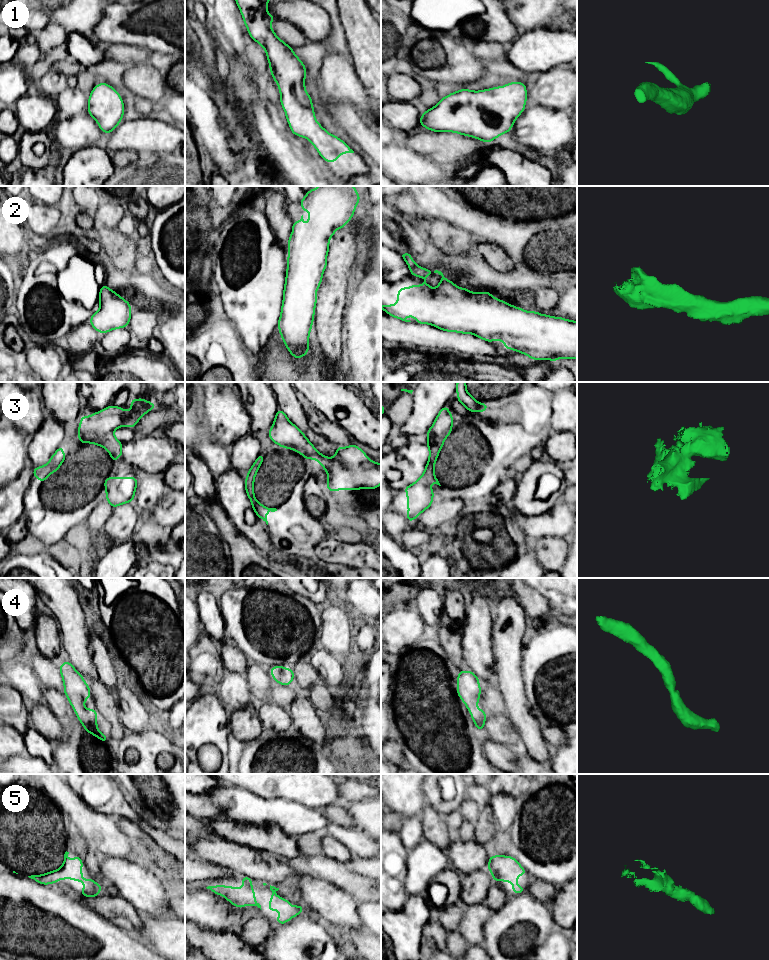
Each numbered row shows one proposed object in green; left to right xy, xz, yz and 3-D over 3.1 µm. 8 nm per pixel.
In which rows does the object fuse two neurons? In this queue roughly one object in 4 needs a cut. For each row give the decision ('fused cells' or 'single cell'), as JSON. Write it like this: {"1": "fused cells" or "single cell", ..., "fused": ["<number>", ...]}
{"1": "single cell", "2": "single cell", "3": "single cell", "4": "single cell", "5": "single cell", "fused": []}

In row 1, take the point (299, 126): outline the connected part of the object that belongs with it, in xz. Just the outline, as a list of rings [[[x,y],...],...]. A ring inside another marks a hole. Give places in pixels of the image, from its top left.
[[[271,0],[235,1],[249,36],[265,49],[291,132],[308,139],[326,162],[337,161],[342,153],[354,153],[344,141],[328,133],[316,121],[313,101],[305,90],[306,67],[271,28],[271,22],[276,19],[267,12],[266,4]]]

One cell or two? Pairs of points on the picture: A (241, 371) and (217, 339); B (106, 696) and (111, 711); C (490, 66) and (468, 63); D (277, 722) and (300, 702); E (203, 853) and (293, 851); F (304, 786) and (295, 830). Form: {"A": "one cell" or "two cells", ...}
{"A": "one cell", "B": "one cell", "C": "two cells", "D": "two cells", "E": "two cells", "F": "two cells"}

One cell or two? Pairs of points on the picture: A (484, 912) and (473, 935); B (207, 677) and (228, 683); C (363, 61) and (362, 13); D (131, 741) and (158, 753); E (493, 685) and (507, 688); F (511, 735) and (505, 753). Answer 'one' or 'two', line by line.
A: one
B: two
C: one
D: one
E: two
F: two

